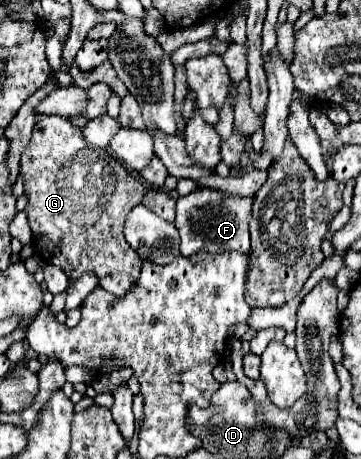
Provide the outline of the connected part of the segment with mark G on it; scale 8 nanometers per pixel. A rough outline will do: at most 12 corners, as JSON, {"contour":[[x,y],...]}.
{"contour":[[39,116],[21,154],[39,256],[115,296],[141,260],[137,204],[175,220],[69,118]]}

